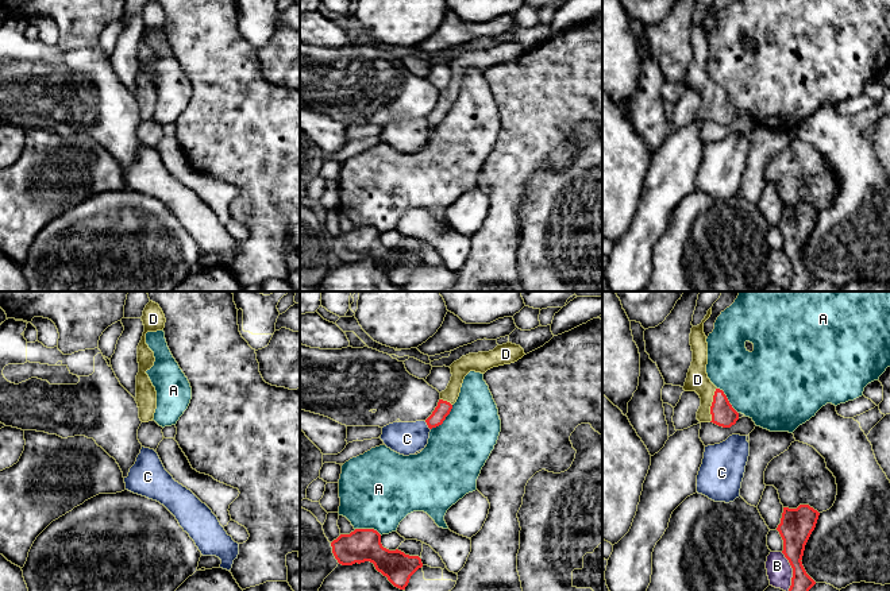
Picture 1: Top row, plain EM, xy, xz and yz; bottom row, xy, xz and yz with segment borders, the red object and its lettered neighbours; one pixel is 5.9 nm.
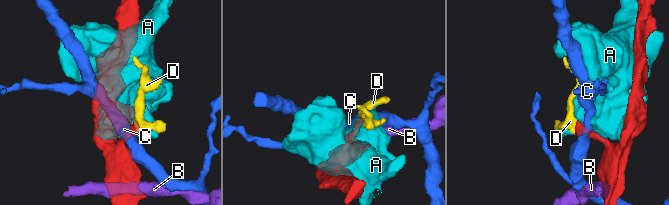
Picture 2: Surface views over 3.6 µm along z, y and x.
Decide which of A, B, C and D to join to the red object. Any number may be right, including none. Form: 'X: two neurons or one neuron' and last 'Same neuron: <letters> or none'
A: two neurons
B: two neurons
C: two neurons
D: one neuron
Same neuron: D

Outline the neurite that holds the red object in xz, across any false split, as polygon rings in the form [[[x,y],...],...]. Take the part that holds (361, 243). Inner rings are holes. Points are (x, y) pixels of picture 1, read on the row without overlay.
[[[355,227],[350,232],[340,232],[331,244],[339,262],[352,263],[370,259],[400,287],[405,287],[411,274],[423,264],[419,254],[384,246],[381,232],[374,227]]]

